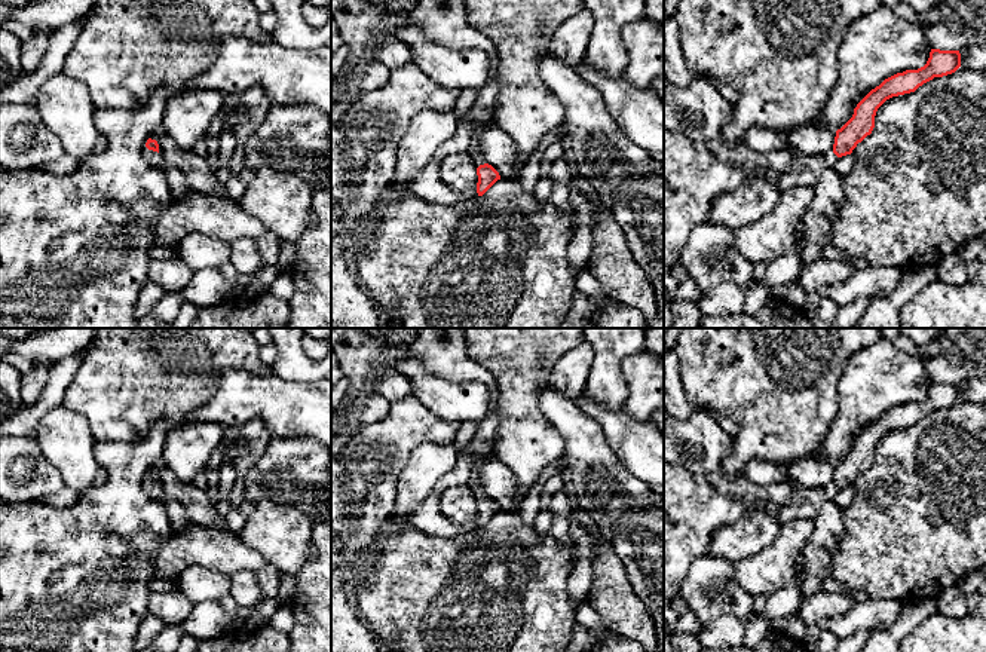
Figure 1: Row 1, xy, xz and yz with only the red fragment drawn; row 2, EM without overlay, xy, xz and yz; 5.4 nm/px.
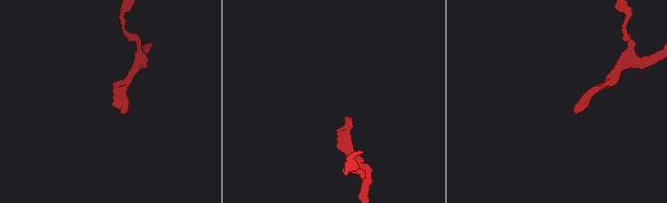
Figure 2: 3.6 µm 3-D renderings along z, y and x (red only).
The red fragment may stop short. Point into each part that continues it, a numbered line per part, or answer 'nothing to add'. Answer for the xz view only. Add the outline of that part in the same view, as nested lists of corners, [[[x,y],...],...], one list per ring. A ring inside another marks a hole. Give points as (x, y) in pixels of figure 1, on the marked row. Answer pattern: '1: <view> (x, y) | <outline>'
1: xz (474, 152) | [[[484,125],[475,126],[475,128],[472,129],[472,144],[471,144],[471,147],[466,150],[468,154],[474,159],[474,162],[475,162],[477,166],[486,163],[486,160],[483,159],[483,156],[481,156],[481,153],[480,153],[478,144],[477,144],[477,137],[478,137],[478,134],[480,134],[480,131],[481,131],[483,126],[484,126]]]

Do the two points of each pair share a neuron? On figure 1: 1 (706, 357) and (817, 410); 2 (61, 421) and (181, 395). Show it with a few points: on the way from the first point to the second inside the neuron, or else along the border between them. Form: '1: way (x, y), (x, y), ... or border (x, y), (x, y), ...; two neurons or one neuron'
1: way (734, 367), (765, 367), (789, 391); one neuron
2: border (63, 404), (85, 418), (91, 434), (97, 440); two neurons

